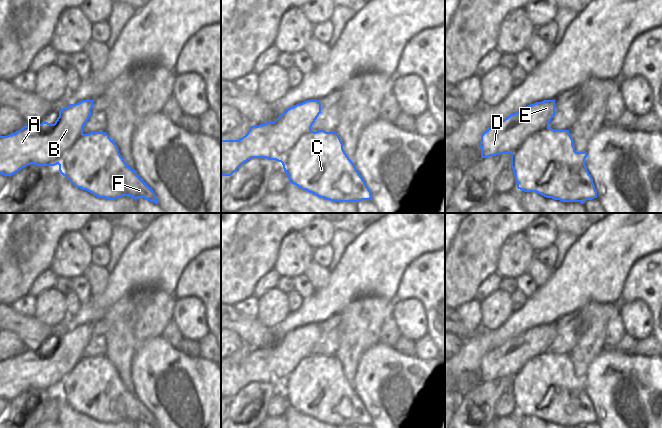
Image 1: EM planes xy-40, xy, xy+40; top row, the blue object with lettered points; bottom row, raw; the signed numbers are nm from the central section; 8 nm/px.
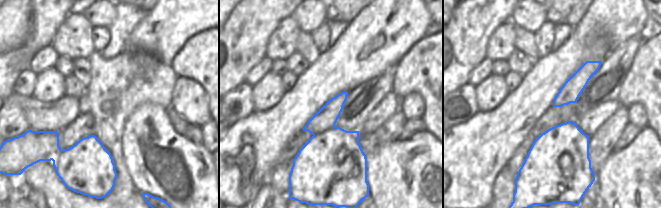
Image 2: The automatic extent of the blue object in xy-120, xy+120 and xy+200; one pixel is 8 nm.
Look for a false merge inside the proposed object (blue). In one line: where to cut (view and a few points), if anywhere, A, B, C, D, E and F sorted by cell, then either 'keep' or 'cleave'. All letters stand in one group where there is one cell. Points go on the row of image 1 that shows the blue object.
cut in xy+40 along (548, 127), (544, 127), (529, 135), (511, 154); A B D E / C F; cleave

